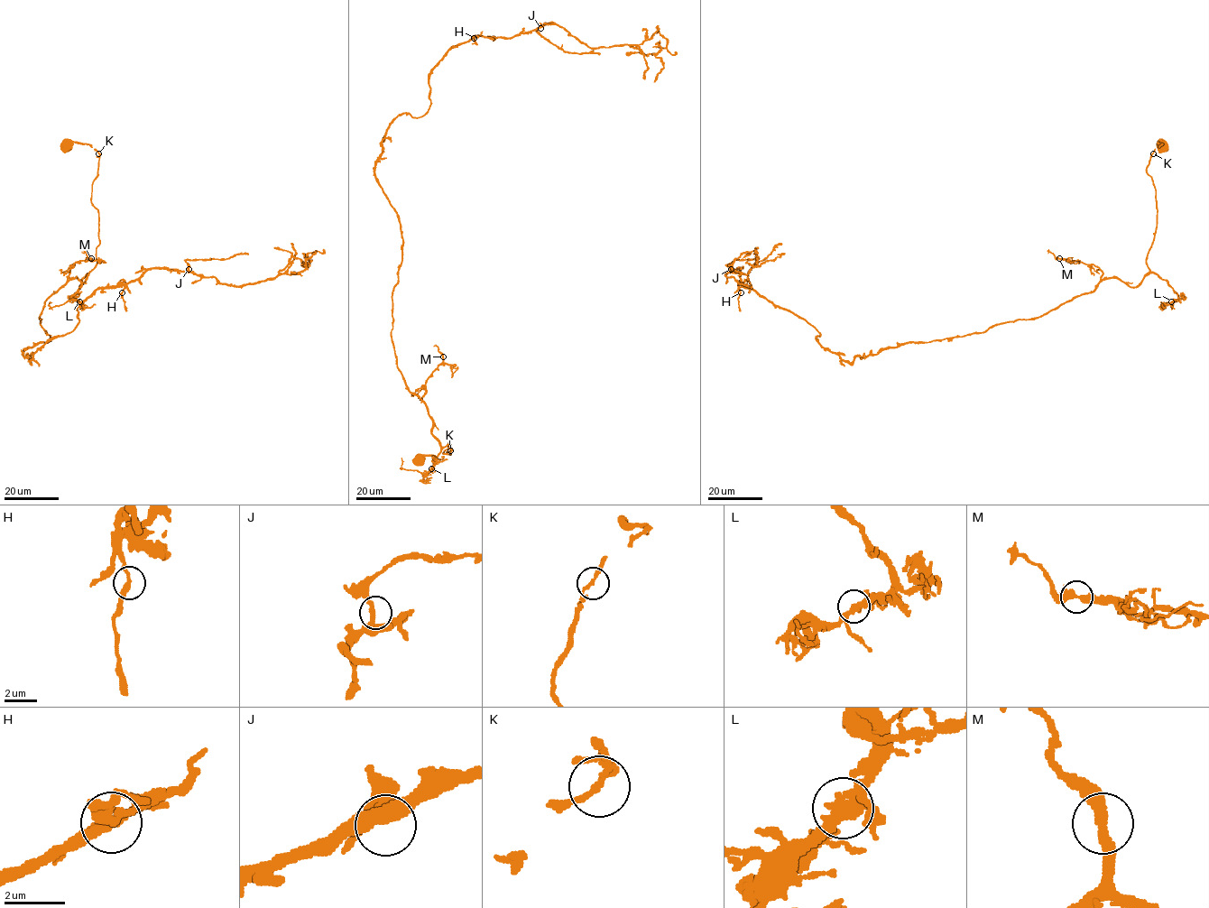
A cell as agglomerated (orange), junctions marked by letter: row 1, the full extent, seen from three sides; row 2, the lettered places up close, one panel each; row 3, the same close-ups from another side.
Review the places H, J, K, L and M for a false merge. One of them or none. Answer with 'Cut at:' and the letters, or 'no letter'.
Cut at: no letter

